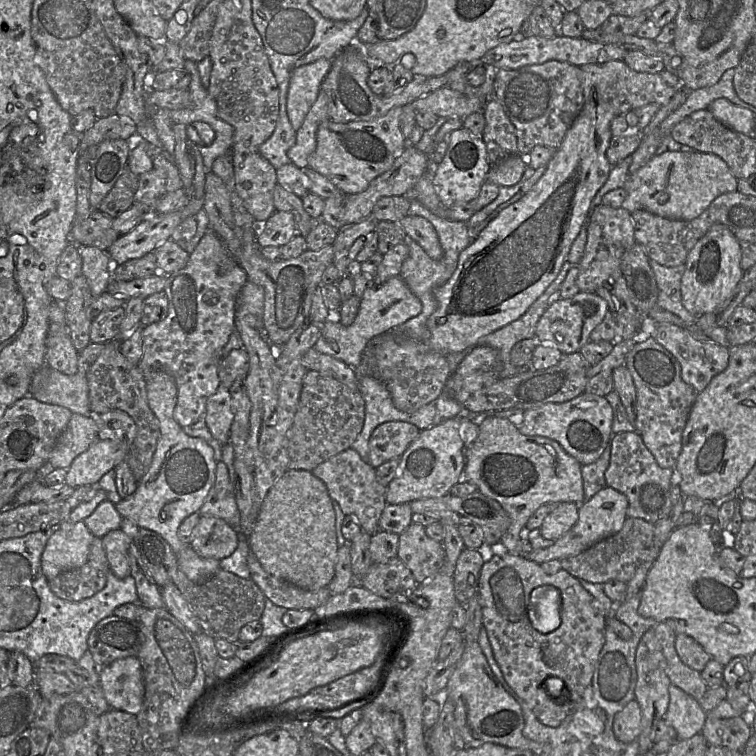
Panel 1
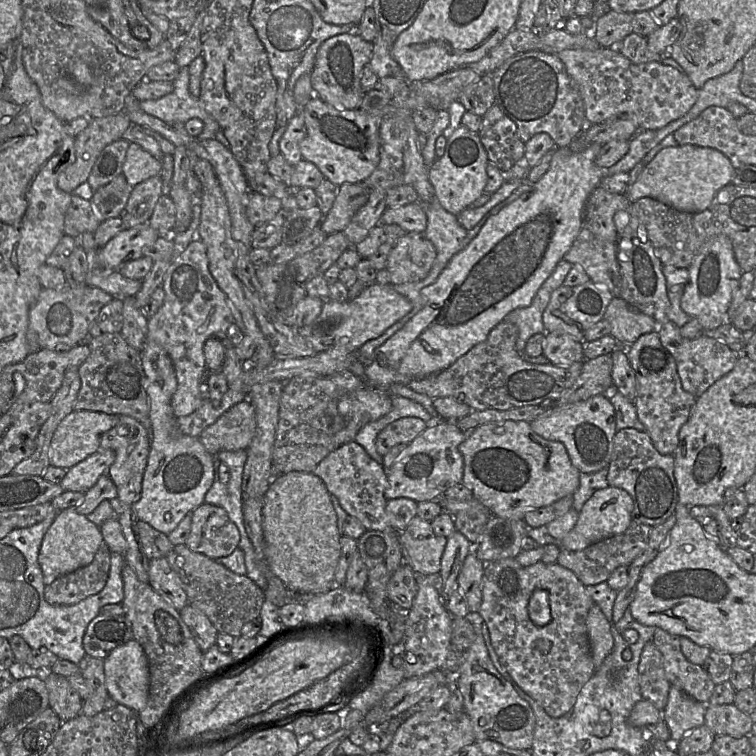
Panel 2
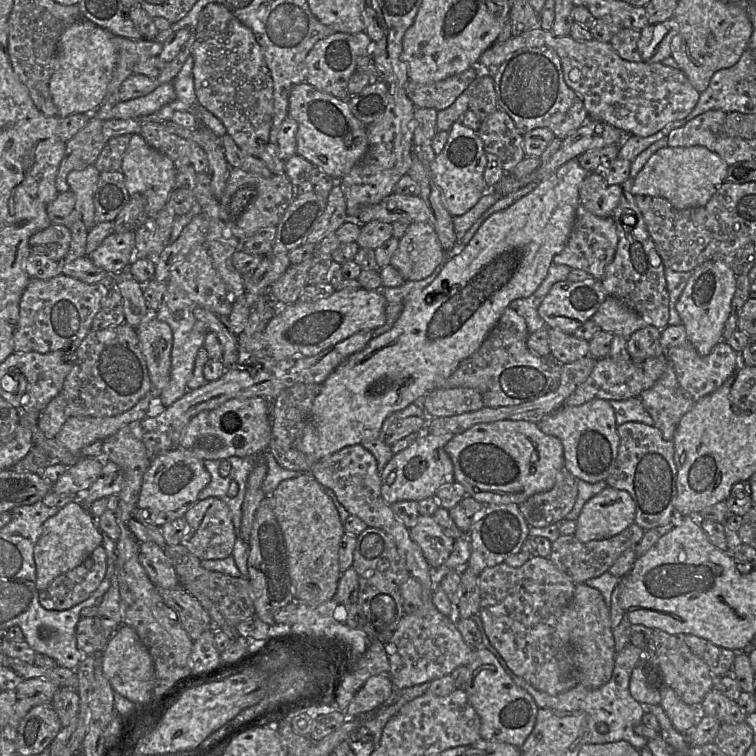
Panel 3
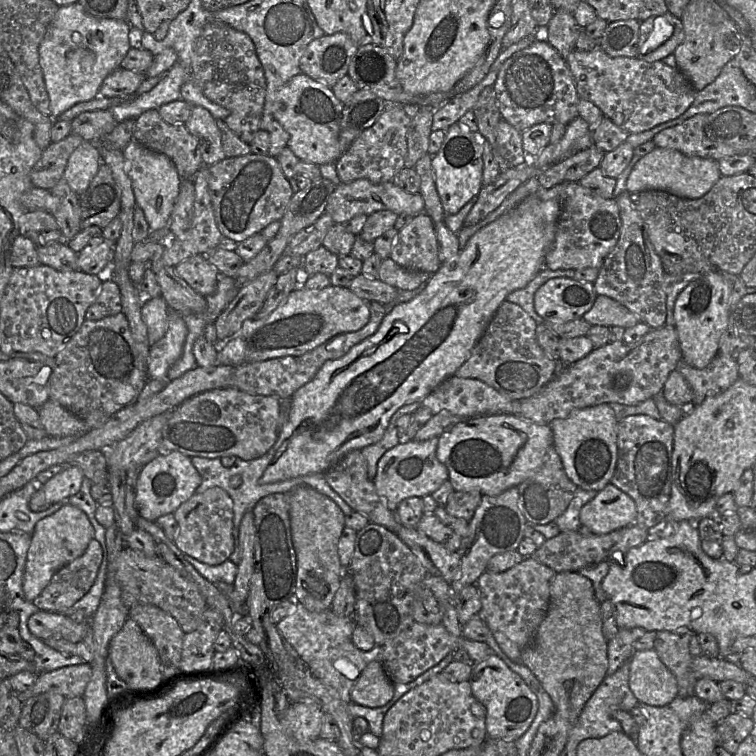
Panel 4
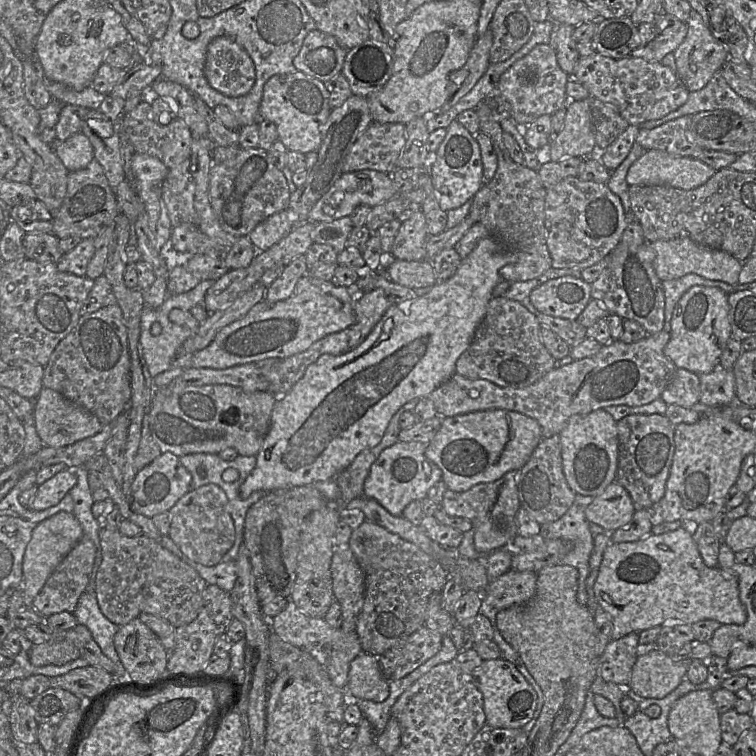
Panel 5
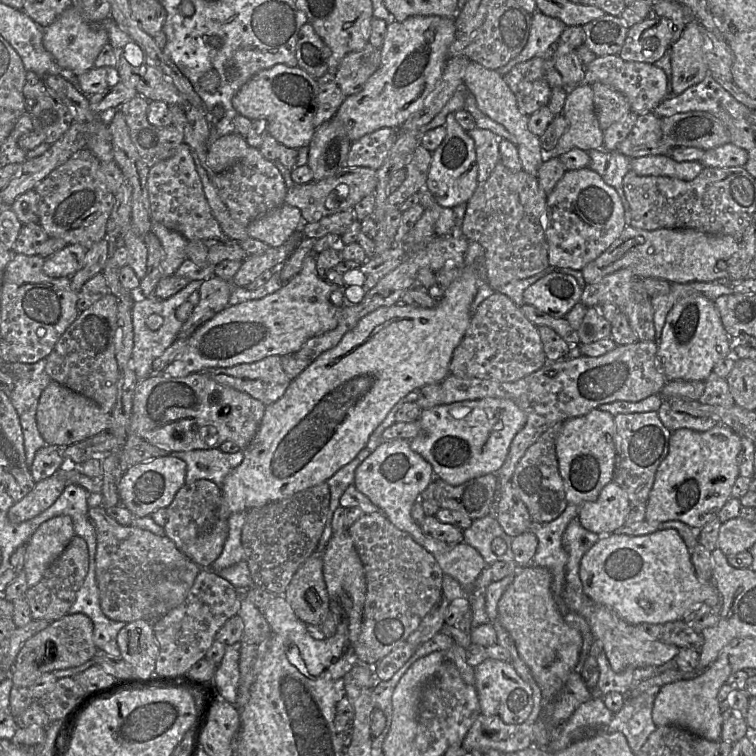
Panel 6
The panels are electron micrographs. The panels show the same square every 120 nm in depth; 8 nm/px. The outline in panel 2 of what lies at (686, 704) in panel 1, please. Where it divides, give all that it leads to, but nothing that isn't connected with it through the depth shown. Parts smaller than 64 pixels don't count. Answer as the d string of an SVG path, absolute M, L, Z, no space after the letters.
M676 687L668 693L662 719L670 731L670 741L678 743L686 734L705 723L706 704L689 697Z

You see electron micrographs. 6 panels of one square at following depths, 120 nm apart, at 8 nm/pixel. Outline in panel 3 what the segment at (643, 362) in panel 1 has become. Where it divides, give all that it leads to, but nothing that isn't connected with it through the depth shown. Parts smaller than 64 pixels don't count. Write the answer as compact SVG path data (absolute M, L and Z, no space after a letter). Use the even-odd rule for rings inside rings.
M651 325L631 334L627 338L627 351L631 359L635 363L641 363L651 357L663 356L660 337L661 330ZM670 362L664 374L639 398L665 440L673 440L681 418L696 402L679 384Z

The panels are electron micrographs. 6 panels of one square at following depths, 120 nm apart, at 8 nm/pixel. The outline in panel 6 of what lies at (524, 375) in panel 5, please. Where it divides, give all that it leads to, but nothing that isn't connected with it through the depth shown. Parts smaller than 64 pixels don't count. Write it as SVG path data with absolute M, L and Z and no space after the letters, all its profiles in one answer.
M495 291L473 311L469 327L453 352L449 370L450 374L461 378L513 382L537 371L547 362L537 326L525 317L520 307L508 296Z

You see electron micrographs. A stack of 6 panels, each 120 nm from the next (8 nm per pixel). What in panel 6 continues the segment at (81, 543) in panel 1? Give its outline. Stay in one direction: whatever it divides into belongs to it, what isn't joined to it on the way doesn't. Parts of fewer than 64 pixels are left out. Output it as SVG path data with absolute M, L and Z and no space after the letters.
M66 515L53 517L42 523L27 542L24 560L24 572L27 586L33 587L43 577L47 568L62 554L71 540L75 537L72 519Z

